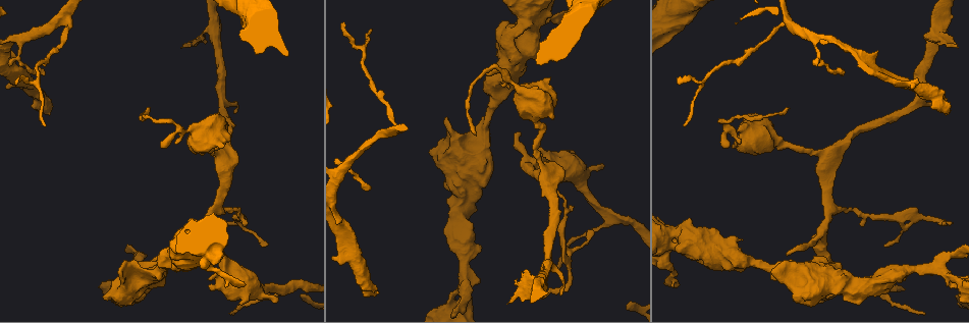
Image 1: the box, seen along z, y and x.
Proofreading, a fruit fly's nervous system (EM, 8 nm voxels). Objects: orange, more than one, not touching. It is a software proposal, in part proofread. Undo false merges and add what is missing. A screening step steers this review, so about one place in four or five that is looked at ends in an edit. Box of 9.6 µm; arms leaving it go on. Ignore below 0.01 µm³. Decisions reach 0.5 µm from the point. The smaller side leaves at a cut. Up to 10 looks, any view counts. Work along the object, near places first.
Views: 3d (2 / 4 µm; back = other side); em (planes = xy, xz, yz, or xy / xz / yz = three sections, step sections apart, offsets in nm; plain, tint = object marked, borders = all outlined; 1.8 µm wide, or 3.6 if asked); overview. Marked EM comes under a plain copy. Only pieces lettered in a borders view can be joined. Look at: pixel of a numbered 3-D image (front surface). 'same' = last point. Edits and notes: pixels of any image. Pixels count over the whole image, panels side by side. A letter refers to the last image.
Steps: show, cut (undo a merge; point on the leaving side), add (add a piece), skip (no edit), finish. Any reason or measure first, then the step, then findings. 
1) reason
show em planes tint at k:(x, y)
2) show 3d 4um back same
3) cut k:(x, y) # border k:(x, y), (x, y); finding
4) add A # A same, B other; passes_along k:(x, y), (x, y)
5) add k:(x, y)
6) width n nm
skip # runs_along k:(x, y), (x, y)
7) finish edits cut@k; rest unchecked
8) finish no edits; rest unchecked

branch stops here
show 3d 4um at 1:(212, 288)

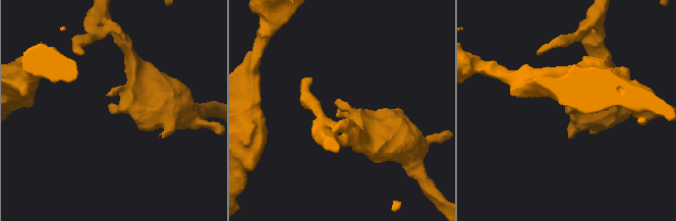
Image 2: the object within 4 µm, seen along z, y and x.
need the tissue
show em yz step 4 tint at 2:(112, 111)

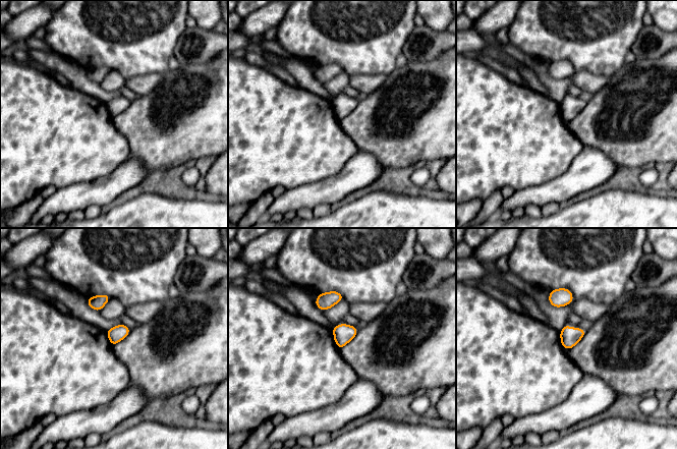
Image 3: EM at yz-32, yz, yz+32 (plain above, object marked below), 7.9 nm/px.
another direction
show em planes borders same

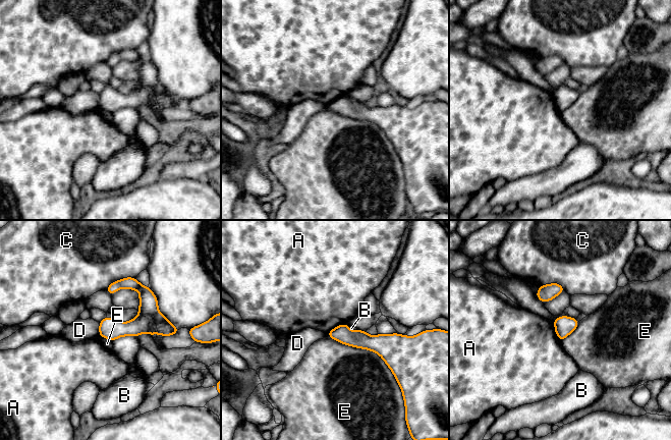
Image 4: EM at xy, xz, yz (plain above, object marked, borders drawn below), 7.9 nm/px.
skip # A other, B other, C other, D other, E other; border 4:(327, 335), (375, 351), (393, 375); none of them fits

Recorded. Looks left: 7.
show 3d 4um at 1:(208, 241)

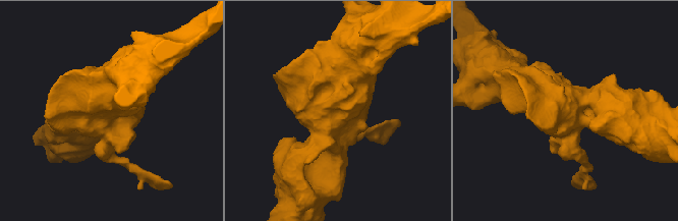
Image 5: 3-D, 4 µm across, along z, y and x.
need the tissue
show em 3.6um planes tint at 5:(337, 127)

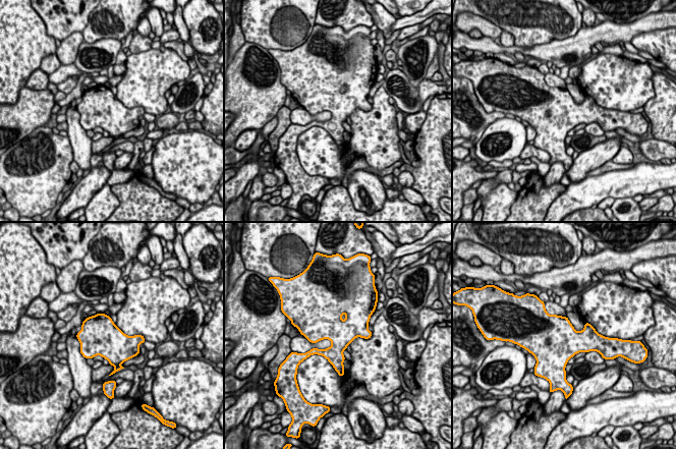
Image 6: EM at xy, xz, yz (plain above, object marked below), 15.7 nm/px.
see the neighbours
show em 3.6um planes borders same

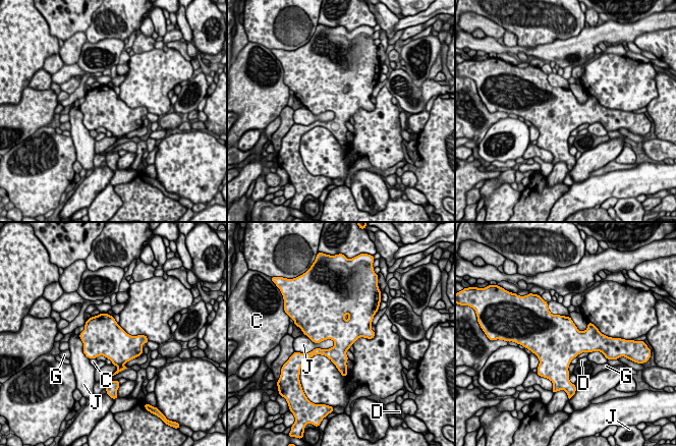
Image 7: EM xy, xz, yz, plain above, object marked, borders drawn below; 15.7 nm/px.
skip # C other, D other, G other, J other; border 7:(306, 335), (335, 344); continuous, no second neuron

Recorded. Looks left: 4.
a fork
show 3d 2um at 1:(936, 271)

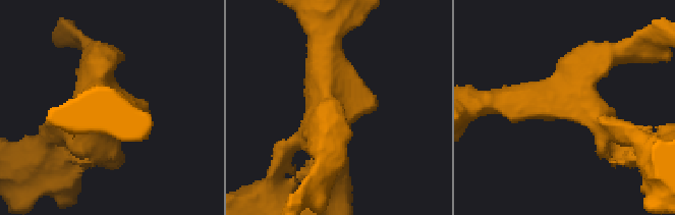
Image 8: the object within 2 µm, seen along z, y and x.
arms 3; arm_widths 200, 240, 240 nm; need the tissue
show em planes borders at 8:(560, 104)

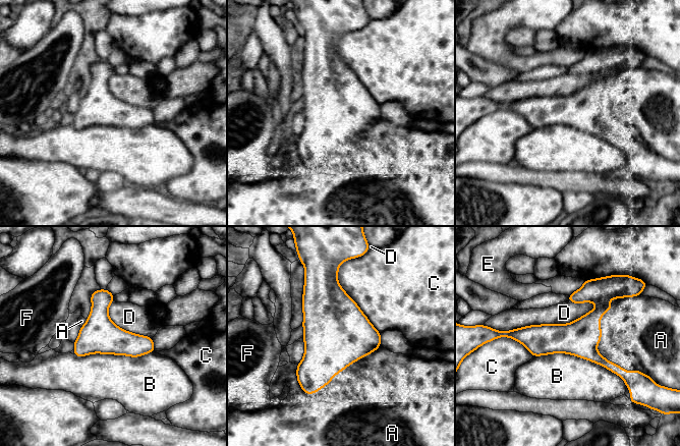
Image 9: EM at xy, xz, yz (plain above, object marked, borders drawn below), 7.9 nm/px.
skip # A other, B other, C other, D other, E other, F other; border 9:(533, 355), (574, 354), (625, 384); continuous, no second neuron

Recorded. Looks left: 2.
finish no edits; rest unchecked

